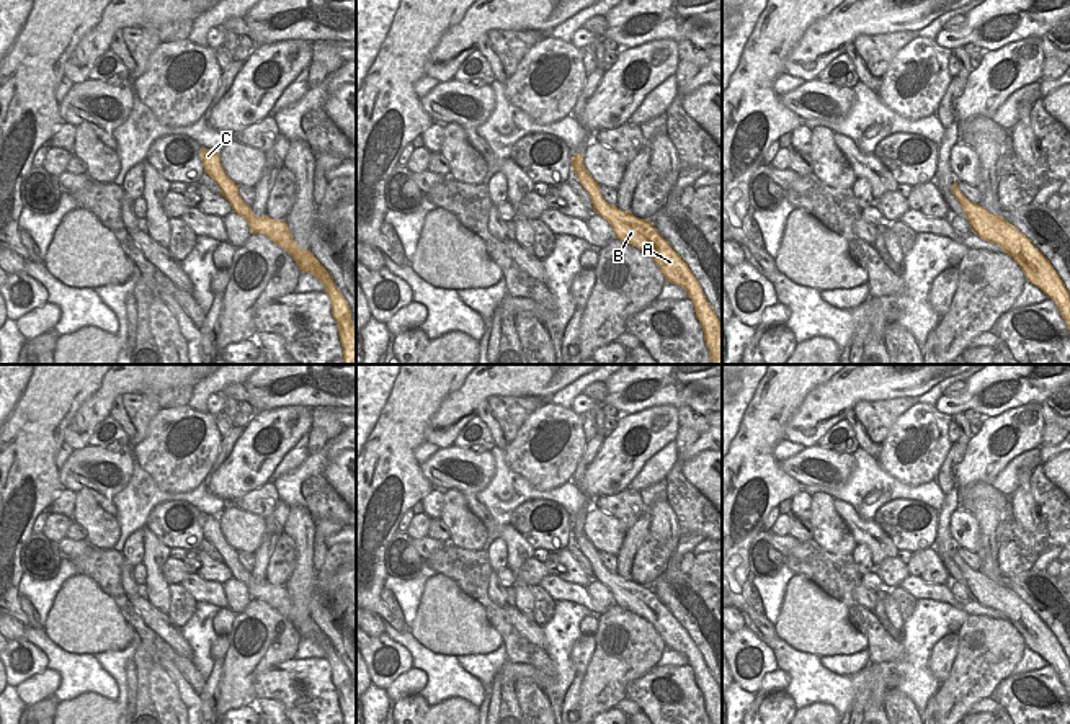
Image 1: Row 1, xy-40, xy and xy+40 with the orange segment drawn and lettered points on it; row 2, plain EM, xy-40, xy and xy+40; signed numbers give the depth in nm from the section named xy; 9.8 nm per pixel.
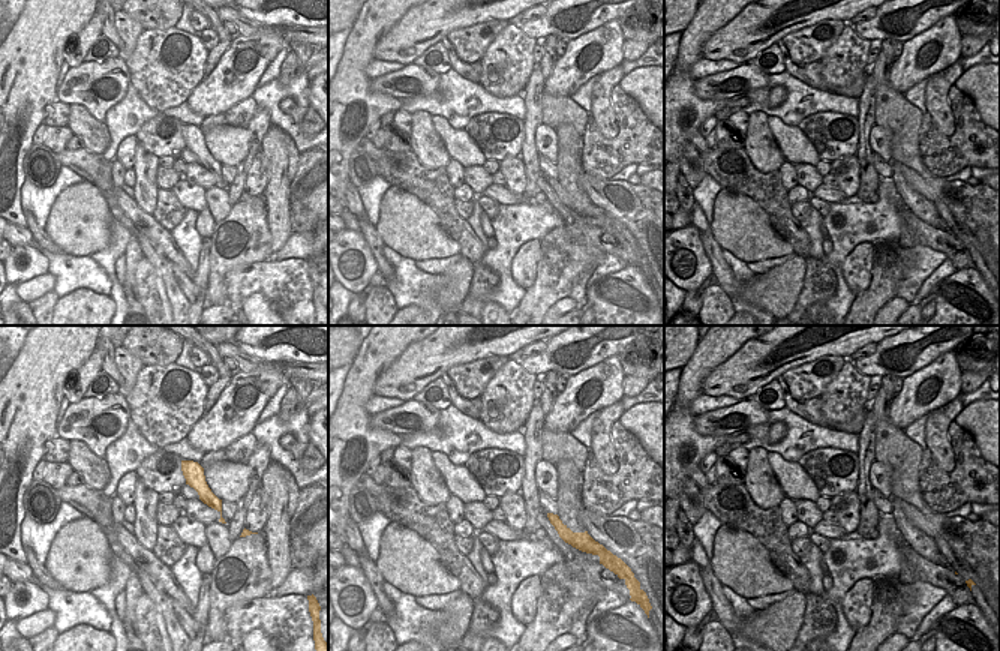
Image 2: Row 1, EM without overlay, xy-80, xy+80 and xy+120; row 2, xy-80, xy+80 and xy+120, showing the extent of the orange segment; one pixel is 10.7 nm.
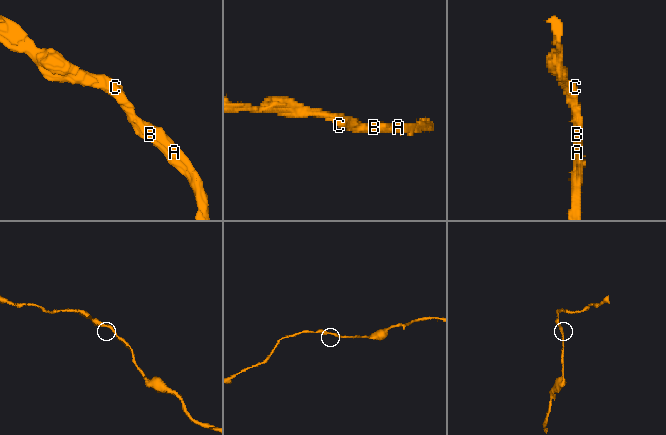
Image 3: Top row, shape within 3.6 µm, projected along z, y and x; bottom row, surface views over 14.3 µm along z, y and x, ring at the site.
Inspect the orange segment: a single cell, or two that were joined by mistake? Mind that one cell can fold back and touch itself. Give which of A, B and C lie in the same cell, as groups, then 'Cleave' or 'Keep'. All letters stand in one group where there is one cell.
Groups: A B C. Keep

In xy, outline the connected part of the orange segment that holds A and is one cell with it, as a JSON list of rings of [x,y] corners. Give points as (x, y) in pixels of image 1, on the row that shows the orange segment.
[[[577,154],[572,157],[572,172],[591,198],[595,212],[613,227],[614,237],[647,253],[663,273],[665,281],[681,286],[688,293],[696,319],[704,332],[711,364],[722,364],[722,325],[688,265],[657,232],[650,221],[639,219],[632,212],[624,212],[603,199],[600,185],[583,165],[583,155]]]

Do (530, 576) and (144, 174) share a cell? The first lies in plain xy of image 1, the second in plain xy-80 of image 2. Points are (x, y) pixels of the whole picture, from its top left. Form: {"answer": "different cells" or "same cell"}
{"answer": "different cells"}

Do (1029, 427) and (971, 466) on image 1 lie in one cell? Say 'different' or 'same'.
same

